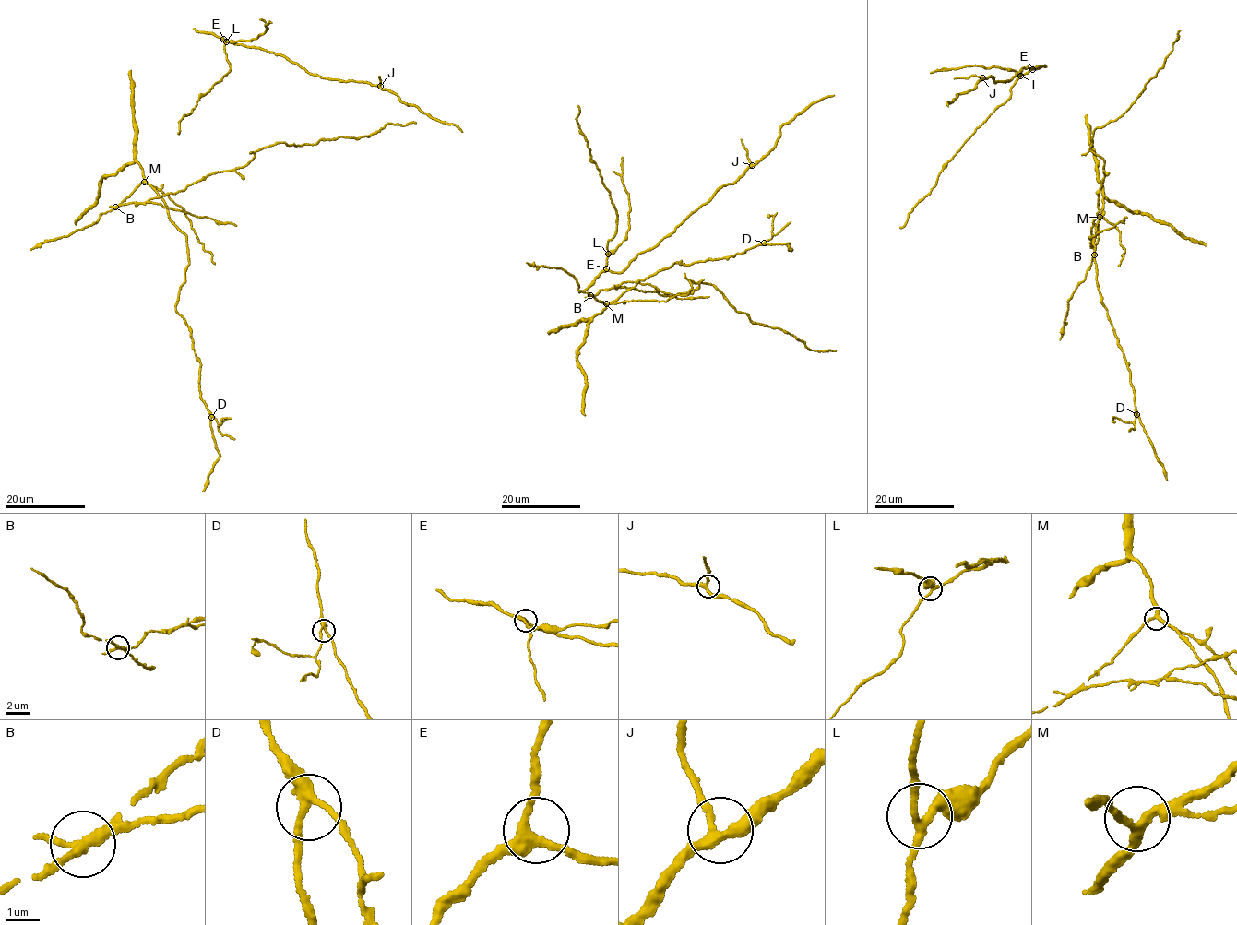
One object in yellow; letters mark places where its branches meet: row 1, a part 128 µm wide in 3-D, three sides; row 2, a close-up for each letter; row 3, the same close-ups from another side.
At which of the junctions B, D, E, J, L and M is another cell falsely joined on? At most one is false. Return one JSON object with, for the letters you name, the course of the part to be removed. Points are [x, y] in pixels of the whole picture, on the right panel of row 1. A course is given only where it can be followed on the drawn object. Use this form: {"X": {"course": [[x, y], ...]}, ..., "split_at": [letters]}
{"B": {"course": [[1094, 254], [1092, 228], [1105, 178], [1102, 158], [1088, 149], [1093, 134], [1130, 107], [1171, 51], [1180, 30]]}, "split_at": ["B"]}

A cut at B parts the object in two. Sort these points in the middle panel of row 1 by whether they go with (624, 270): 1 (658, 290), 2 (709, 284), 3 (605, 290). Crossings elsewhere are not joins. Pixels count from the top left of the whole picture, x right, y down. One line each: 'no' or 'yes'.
1: no
2: no
3: no

